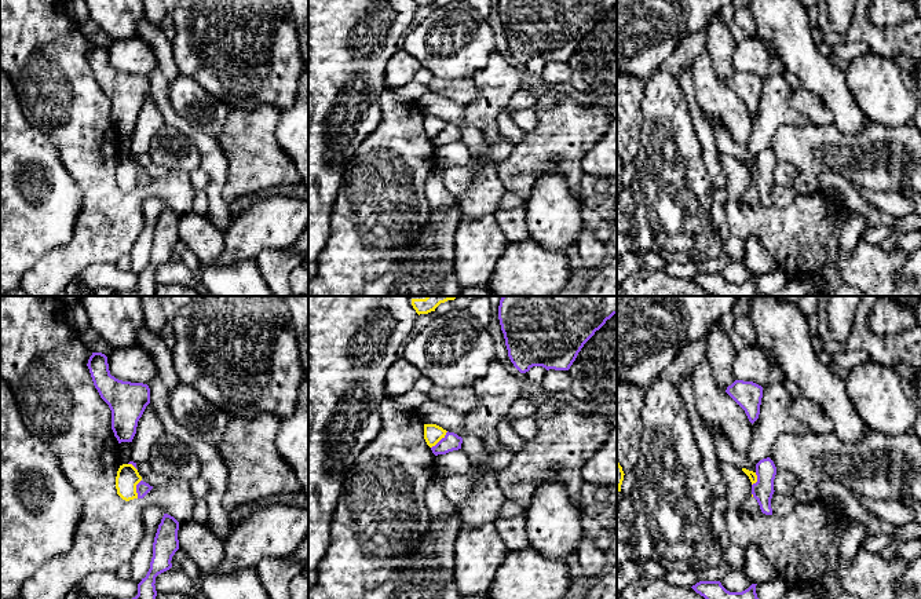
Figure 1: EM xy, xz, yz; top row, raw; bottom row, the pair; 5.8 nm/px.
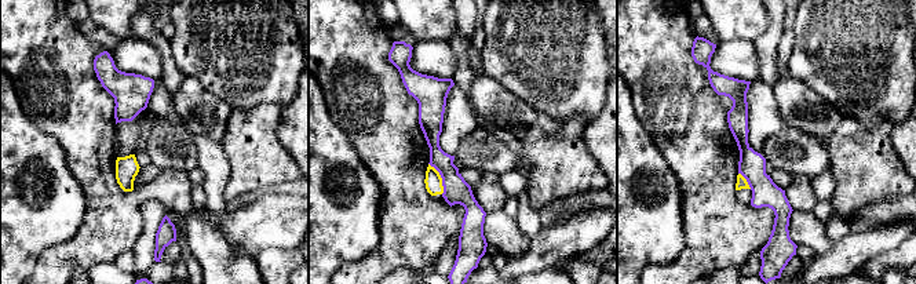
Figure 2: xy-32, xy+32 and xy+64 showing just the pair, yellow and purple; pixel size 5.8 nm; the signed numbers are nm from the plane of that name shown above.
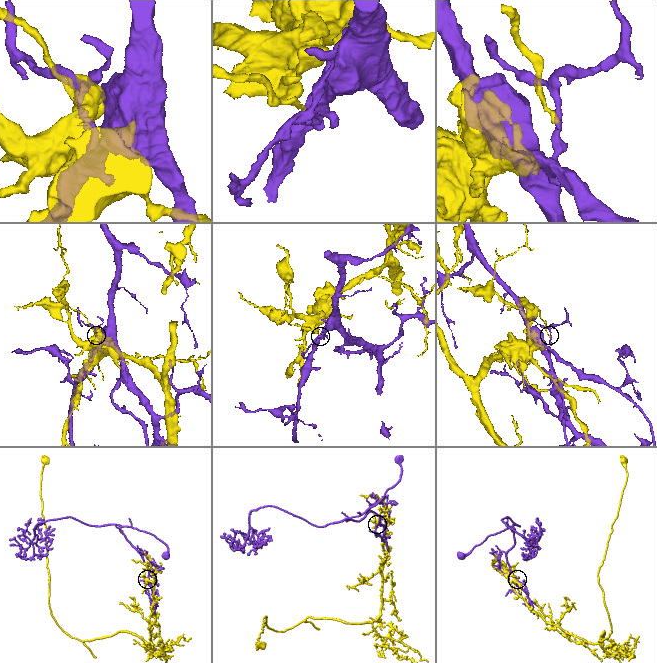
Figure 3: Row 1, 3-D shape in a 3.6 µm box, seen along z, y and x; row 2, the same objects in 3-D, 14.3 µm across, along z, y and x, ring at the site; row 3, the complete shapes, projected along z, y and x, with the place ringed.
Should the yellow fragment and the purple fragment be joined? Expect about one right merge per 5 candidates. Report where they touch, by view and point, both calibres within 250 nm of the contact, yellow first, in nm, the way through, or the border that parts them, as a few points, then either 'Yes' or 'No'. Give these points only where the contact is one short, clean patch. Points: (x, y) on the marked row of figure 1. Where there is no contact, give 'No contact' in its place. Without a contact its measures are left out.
Touches yellow at xz (439, 439). Thickness 110 nm (yellow) against 100 nm. No

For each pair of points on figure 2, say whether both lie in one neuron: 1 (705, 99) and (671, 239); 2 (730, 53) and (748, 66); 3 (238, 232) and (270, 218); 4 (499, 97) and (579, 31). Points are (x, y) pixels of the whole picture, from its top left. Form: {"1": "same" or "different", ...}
{"1": "different", "2": "same", "3": "same", "4": "different"}

